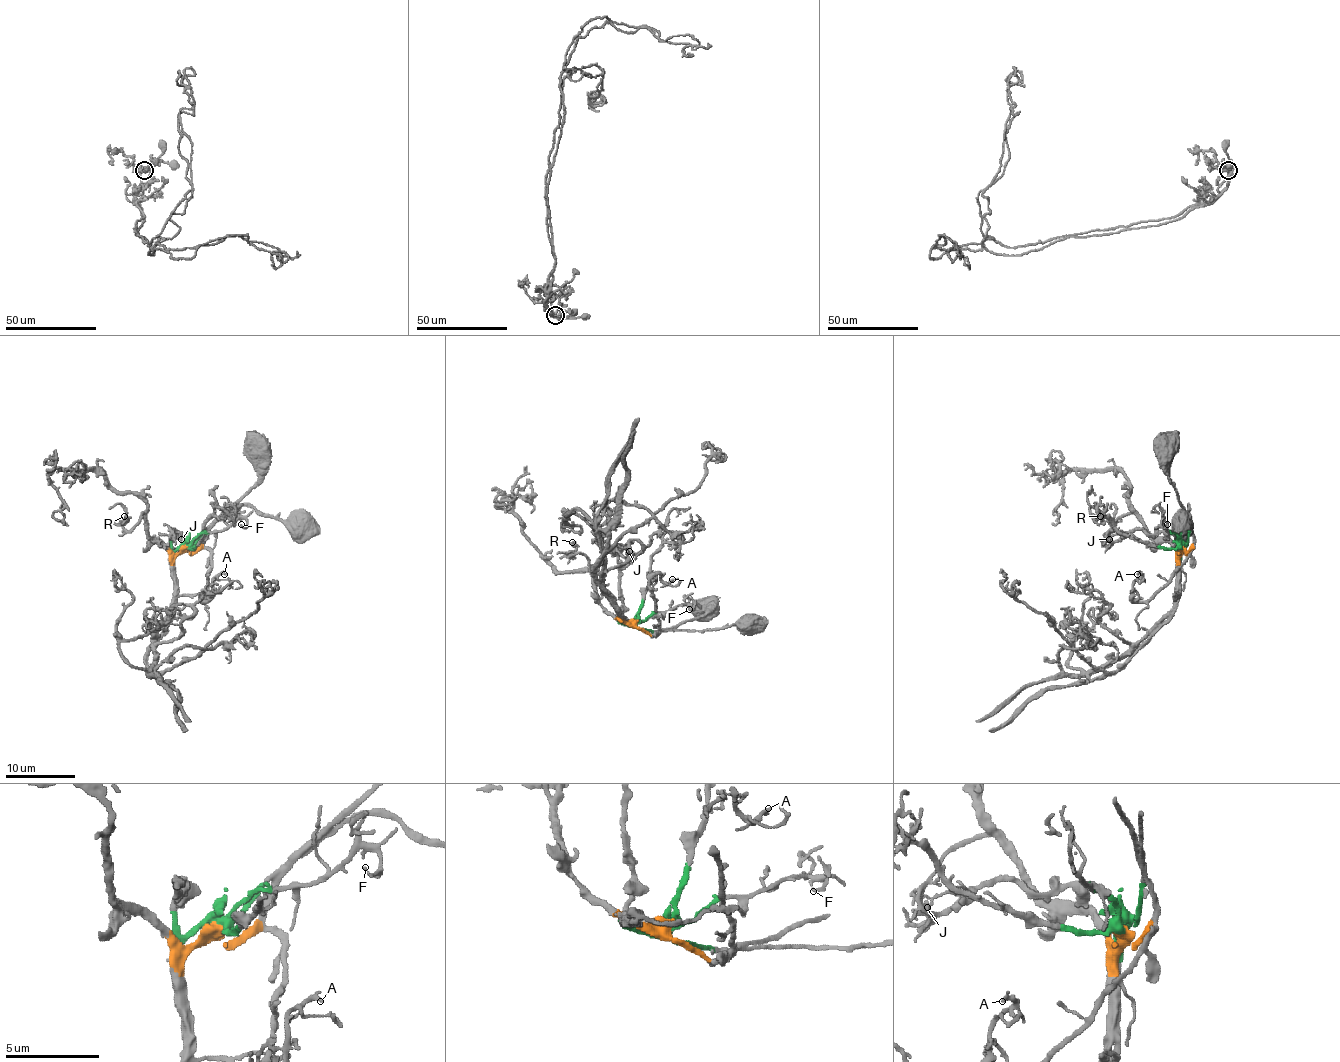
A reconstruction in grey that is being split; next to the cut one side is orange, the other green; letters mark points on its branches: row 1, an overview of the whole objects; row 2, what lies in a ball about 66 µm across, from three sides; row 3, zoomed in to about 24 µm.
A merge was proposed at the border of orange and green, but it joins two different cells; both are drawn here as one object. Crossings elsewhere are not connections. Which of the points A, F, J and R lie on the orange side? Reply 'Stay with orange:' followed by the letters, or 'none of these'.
Stay with orange: A, R

